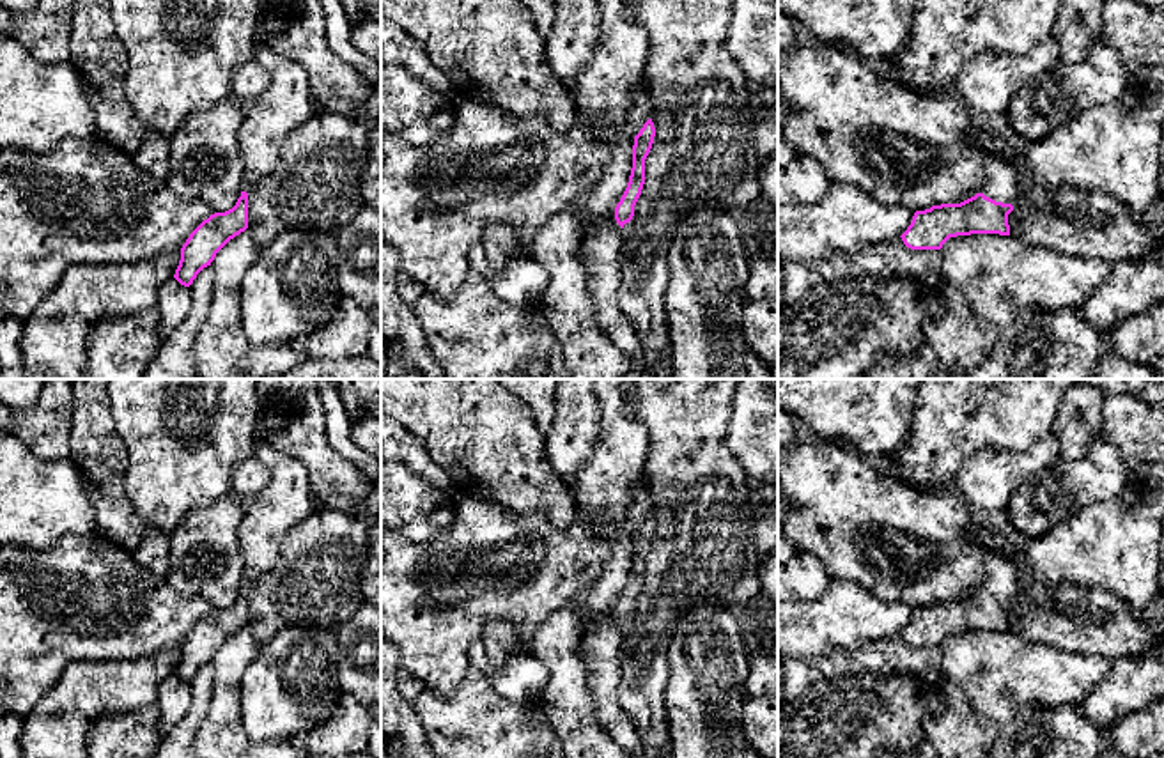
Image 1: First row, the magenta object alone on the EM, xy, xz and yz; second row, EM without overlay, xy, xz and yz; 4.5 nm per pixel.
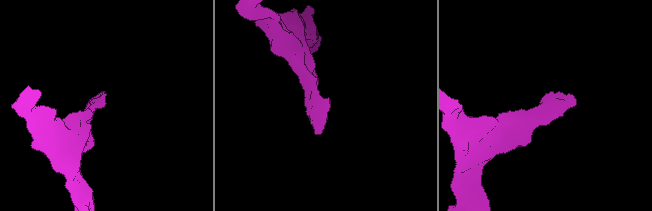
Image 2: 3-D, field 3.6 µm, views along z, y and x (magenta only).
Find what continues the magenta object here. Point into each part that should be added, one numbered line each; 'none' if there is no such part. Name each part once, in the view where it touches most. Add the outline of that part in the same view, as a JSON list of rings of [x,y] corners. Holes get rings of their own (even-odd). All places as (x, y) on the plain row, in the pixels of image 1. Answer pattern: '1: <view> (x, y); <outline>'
1: yz (1000, 580); [[[973,528],[966,530],[966,540],[978,545],[983,554],[985,568],[980,590],[996,599],[1013,600],[1020,584],[1015,563],[1008,556],[987,549]]]

